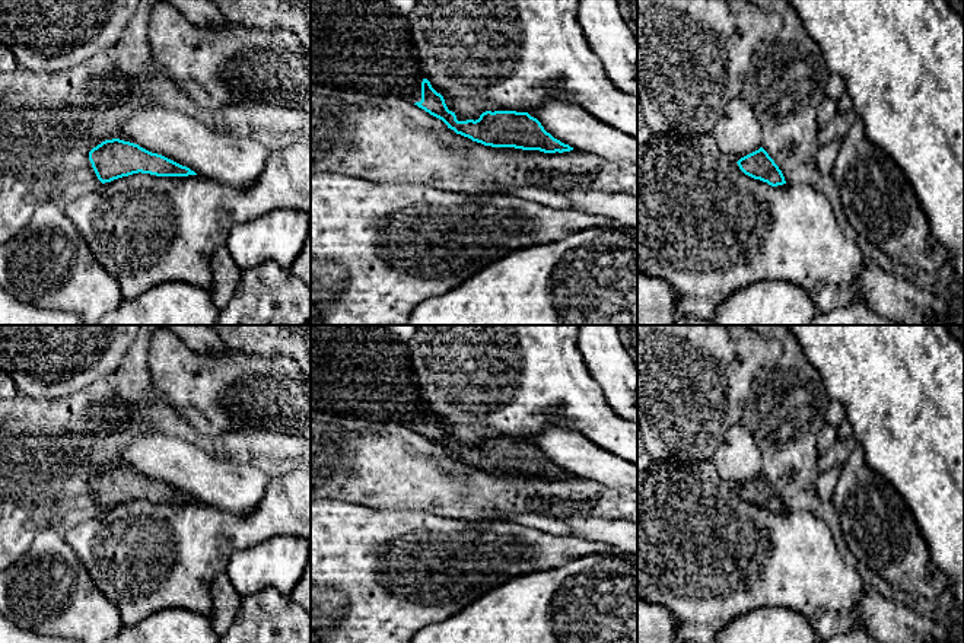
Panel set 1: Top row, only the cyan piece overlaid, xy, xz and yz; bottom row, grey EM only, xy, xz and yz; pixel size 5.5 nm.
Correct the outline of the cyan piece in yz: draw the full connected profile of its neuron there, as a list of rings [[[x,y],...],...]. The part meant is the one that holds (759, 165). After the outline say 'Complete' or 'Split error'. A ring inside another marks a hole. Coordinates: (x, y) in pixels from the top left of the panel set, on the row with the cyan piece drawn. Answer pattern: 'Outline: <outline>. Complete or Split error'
Outline: [[[763,147],[741,157],[736,163],[745,175],[771,187],[786,184],[782,171]]]. Complete

